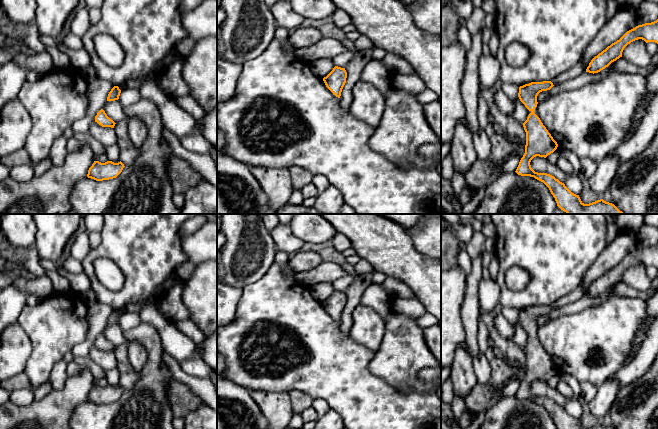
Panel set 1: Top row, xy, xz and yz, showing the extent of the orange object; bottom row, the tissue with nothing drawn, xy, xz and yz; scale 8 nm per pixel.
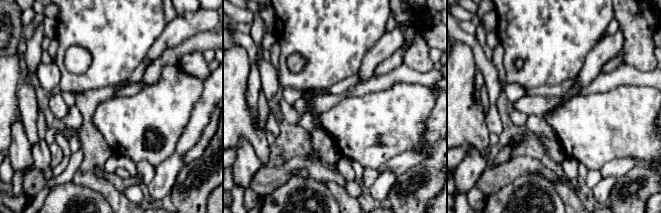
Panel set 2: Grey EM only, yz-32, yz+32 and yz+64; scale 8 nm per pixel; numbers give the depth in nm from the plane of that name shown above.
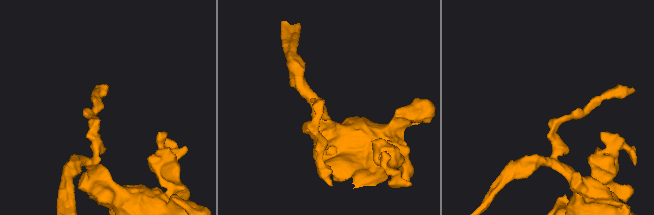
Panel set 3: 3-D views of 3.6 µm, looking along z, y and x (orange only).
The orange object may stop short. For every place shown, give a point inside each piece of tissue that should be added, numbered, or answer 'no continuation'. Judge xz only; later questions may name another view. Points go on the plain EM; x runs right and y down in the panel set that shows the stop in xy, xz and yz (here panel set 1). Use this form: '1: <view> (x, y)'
no continuation

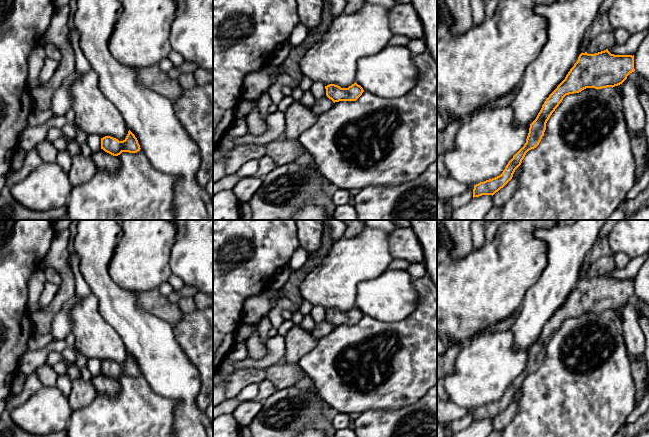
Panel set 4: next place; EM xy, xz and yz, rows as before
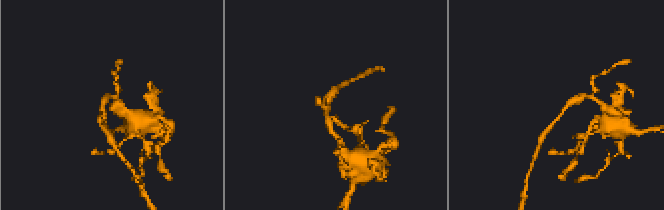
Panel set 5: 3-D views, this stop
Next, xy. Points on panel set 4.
no continuation

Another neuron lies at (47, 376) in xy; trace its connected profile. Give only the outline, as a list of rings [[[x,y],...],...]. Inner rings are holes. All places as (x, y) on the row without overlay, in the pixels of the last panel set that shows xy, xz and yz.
[[[45,365],[45,366],[39,367],[36,370],[36,374],[39,377],[41,386],[52,387],[56,385],[58,375],[53,370],[52,366]]]

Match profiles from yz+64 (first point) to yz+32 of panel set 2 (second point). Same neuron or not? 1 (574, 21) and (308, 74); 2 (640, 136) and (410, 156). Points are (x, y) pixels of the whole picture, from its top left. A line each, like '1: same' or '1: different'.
1: same
2: different

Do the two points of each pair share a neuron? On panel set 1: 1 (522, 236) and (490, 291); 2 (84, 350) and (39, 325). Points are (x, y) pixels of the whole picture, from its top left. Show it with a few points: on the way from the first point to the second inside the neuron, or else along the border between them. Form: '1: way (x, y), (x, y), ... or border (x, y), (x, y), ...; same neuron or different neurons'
1: border (495, 281), (499, 288), (499, 304); different neurons
2: border (89, 325), (87, 337), (71, 350); different neurons

